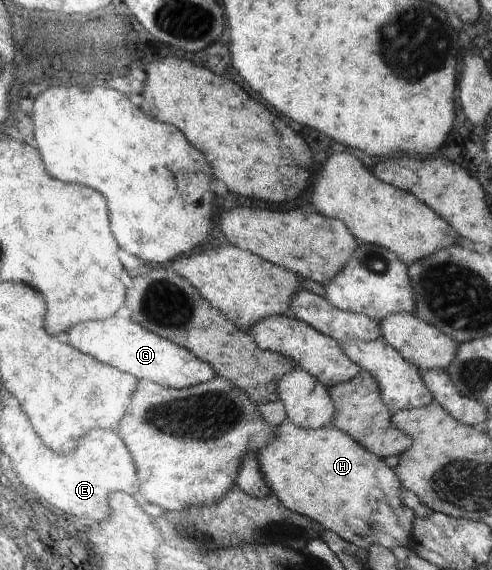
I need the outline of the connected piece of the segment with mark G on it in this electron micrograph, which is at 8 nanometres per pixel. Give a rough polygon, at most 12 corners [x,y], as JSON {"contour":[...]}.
{"contour":[[83,321],[81,353],[174,389],[216,371],[133,321]]}

